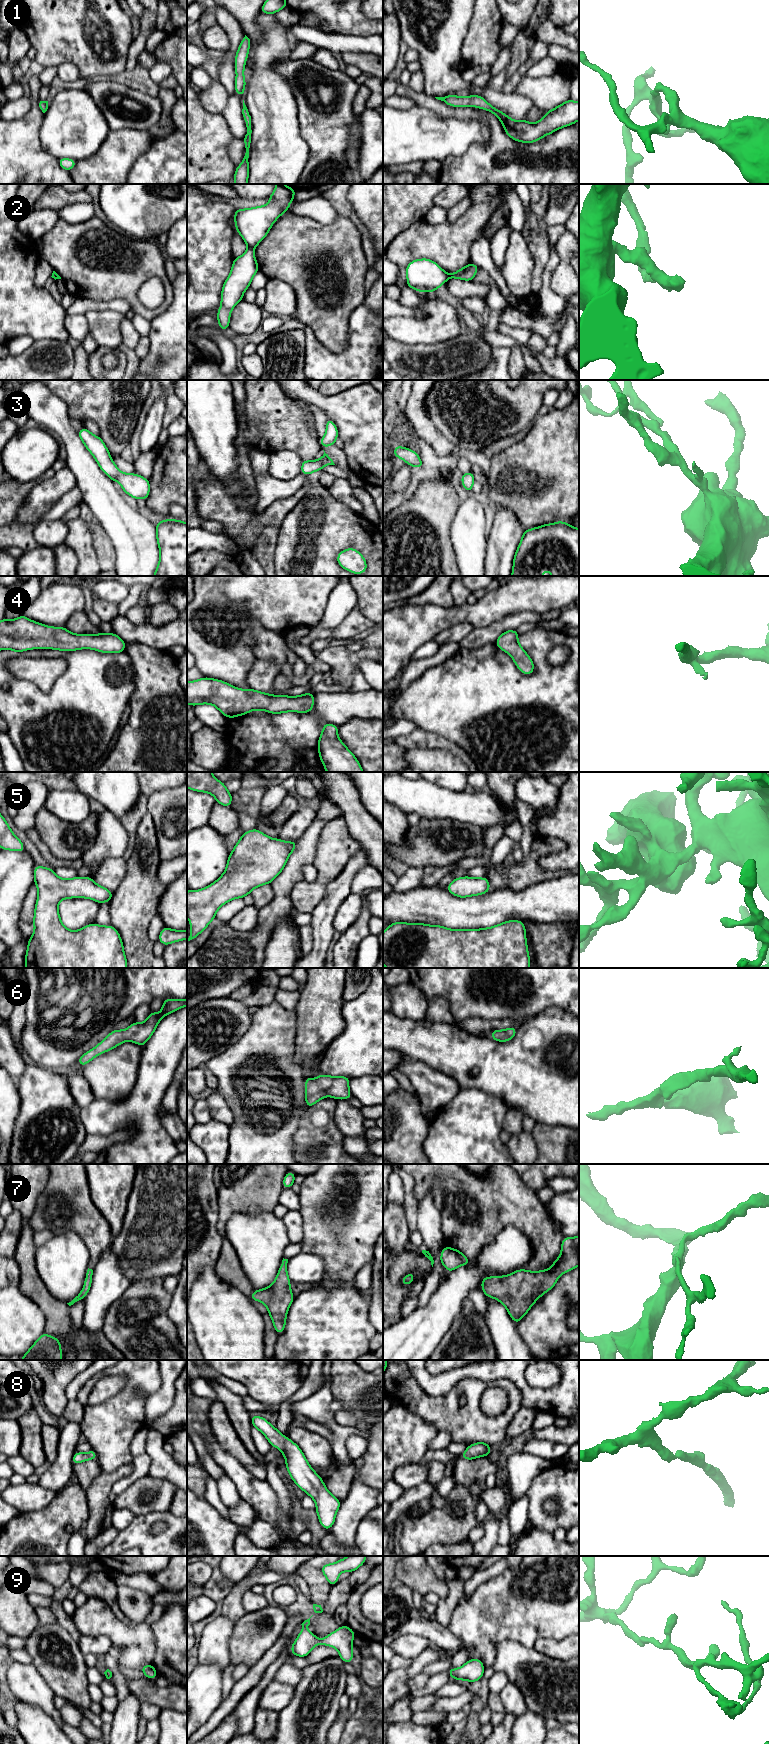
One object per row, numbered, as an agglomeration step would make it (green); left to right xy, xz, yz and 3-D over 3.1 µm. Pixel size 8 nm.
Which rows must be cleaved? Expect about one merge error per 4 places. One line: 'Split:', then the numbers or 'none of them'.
Split: 2

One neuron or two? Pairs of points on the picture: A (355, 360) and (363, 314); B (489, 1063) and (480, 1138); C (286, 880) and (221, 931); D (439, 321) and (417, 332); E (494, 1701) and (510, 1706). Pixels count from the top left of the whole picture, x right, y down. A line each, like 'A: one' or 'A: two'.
A: one
B: two
C: one
D: one
E: two

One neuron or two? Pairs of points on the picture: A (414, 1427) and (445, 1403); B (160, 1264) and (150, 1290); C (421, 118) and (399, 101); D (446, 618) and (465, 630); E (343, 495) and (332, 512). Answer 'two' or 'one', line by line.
A: two
B: two
C: two
D: two
E: two

